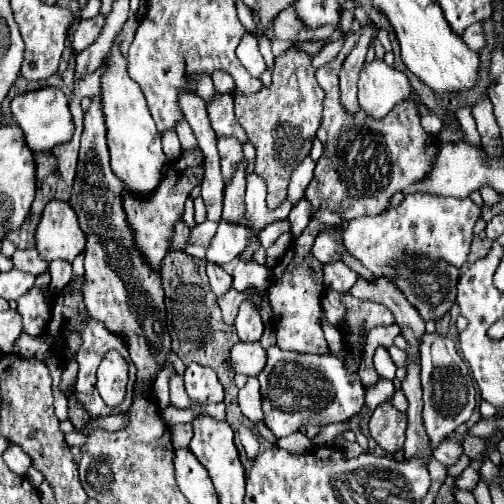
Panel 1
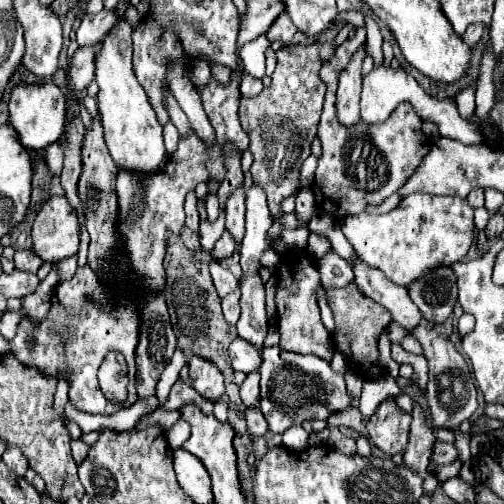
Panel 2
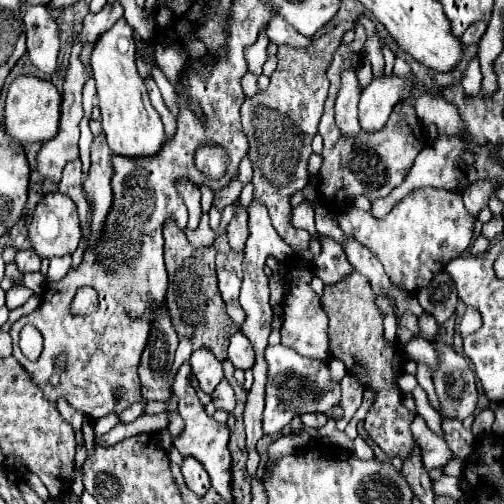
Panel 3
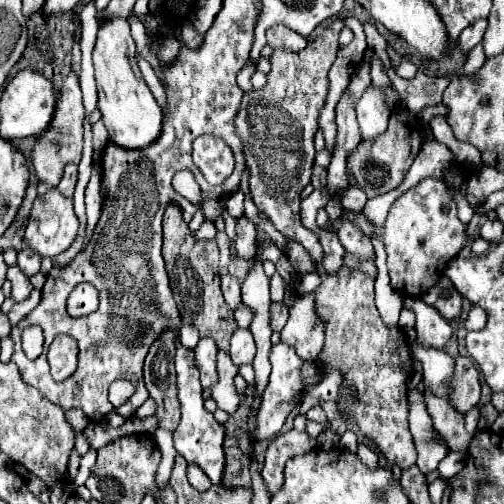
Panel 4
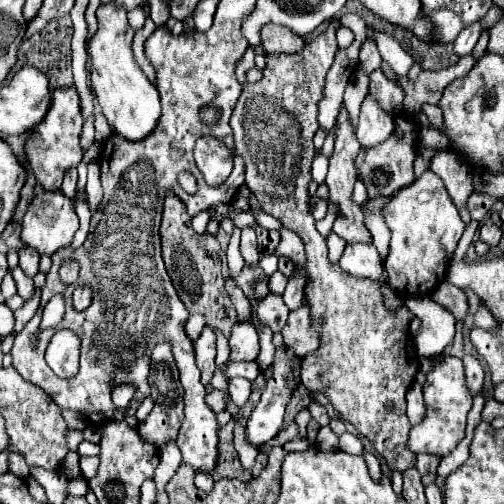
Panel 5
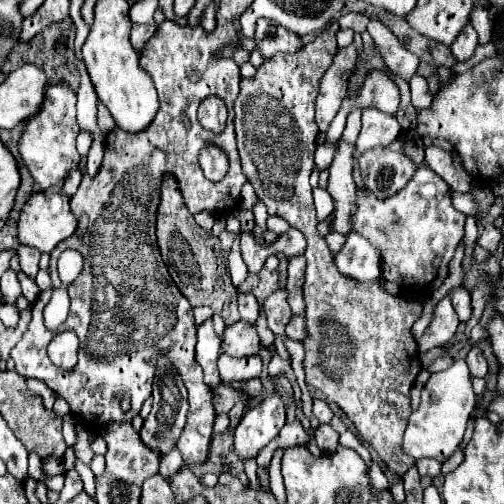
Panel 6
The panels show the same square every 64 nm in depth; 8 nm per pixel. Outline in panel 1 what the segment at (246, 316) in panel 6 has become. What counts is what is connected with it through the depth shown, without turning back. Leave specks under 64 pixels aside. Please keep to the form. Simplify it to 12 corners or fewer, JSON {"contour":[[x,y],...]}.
{"contour":[[208,262],[210,286],[216,296],[232,288],[232,276],[218,264]]}

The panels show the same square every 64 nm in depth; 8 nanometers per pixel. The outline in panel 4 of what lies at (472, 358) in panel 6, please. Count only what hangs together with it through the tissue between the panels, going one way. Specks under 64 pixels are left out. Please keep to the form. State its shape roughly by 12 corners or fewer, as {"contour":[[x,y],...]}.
{"contour":[[456,366],[456,408],[468,412],[480,400],[480,370]]}

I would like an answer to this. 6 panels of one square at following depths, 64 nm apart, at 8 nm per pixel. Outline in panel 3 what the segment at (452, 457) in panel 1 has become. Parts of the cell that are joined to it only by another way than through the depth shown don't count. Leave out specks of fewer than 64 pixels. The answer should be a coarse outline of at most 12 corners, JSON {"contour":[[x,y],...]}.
{"contour":[[420,414],[410,430],[426,472],[454,456],[444,438],[432,432]]}

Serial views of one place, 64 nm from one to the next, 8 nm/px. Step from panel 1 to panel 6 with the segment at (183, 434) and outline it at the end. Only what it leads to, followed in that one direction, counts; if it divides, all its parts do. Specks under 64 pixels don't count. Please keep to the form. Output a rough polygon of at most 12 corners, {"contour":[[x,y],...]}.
{"contour":[[162,360],[142,442],[168,454],[184,430],[182,378]]}

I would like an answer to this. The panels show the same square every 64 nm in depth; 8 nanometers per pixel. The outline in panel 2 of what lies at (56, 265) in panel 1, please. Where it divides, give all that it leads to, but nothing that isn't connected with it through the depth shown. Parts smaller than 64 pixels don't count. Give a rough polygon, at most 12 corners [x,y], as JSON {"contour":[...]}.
{"contour":[[78,256],[60,260],[60,280],[74,276],[78,268]]}

